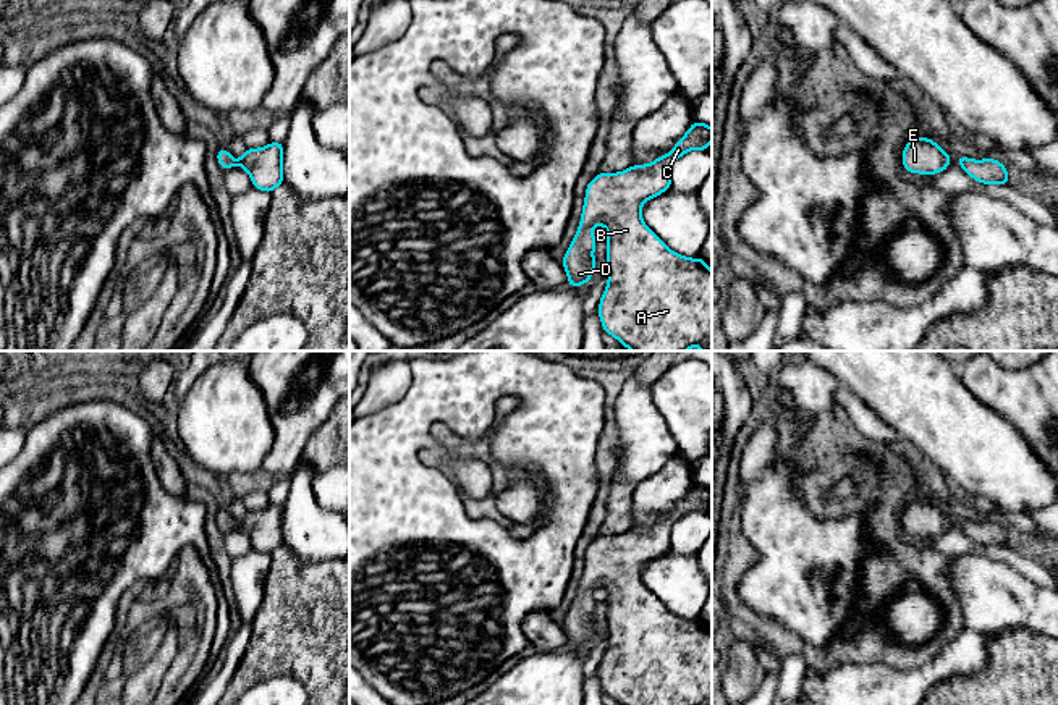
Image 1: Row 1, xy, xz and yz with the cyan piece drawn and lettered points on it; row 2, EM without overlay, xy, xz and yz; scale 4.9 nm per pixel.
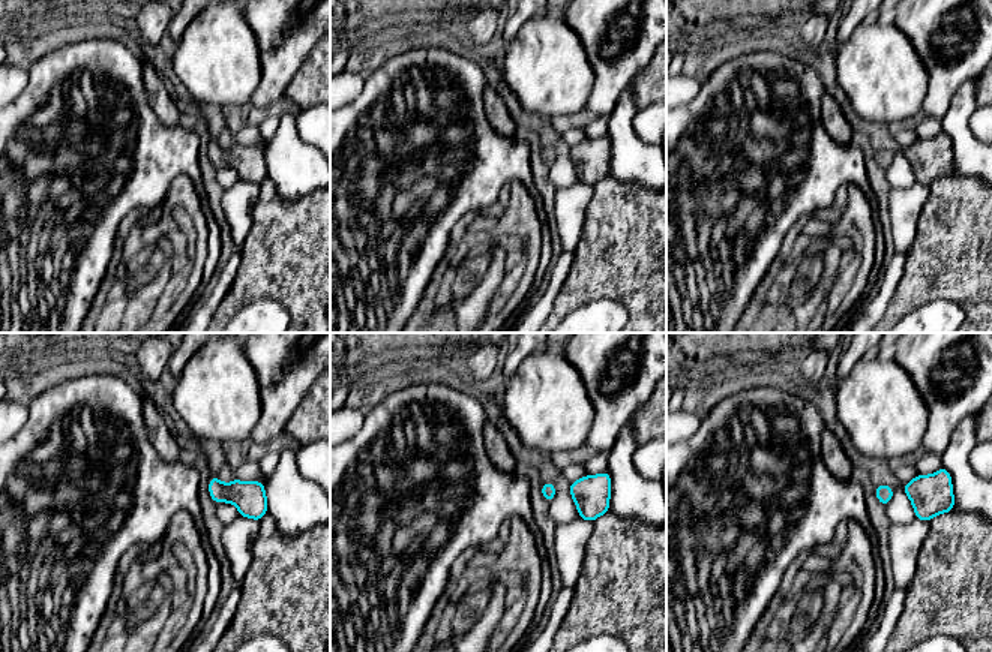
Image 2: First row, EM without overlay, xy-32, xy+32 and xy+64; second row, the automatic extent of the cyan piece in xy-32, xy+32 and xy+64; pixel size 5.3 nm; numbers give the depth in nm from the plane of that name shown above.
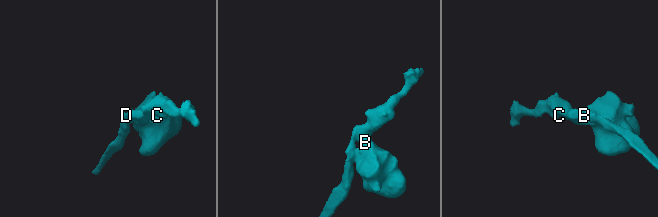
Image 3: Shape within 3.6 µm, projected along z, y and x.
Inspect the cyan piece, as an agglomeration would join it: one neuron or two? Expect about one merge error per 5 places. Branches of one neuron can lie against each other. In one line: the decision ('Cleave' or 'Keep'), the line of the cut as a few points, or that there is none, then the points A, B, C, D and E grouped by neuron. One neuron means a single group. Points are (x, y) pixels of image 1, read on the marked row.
Keep. No split. Groups: A B C D E

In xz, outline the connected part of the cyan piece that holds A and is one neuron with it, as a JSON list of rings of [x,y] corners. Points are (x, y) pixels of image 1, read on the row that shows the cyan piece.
[[[694,121],[670,154],[660,155],[655,162],[647,165],[633,165],[620,173],[599,173],[586,188],[581,225],[561,264],[568,273],[568,285],[571,288],[589,283],[595,270],[594,247],[597,239],[592,234],[592,228],[603,225],[608,230],[605,239],[608,285],[597,310],[603,331],[615,336],[631,351],[688,351],[692,346],[699,346],[702,351],[712,351],[712,270],[700,257],[688,259],[668,249],[667,244],[645,226],[641,217],[645,201],[670,189],[673,162],[692,149],[709,150],[710,141],[712,128],[705,123]]]

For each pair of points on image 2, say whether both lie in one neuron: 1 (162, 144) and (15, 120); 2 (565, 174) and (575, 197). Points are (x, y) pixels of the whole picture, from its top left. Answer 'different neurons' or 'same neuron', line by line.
1: same neuron
2: different neurons

